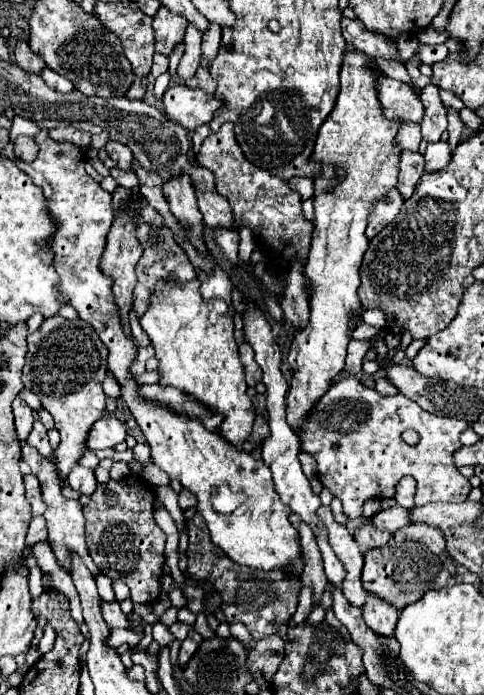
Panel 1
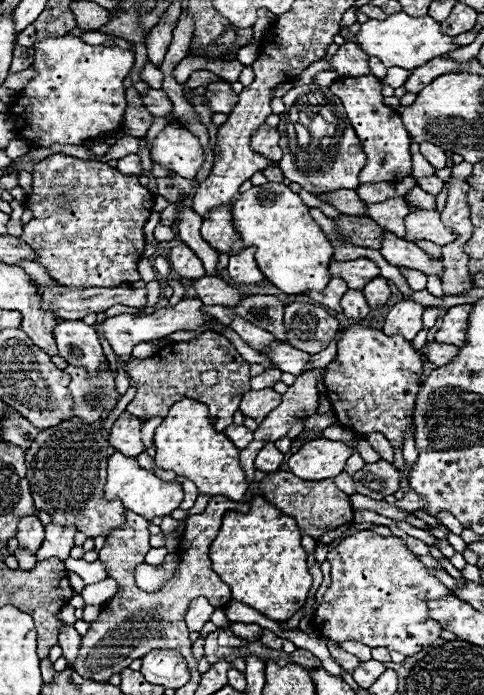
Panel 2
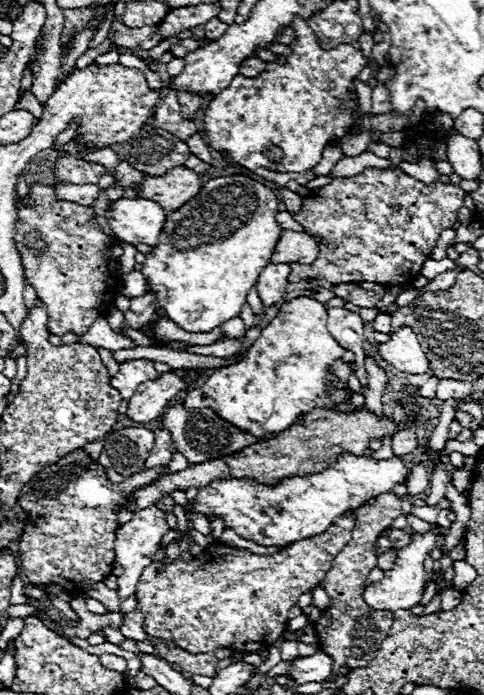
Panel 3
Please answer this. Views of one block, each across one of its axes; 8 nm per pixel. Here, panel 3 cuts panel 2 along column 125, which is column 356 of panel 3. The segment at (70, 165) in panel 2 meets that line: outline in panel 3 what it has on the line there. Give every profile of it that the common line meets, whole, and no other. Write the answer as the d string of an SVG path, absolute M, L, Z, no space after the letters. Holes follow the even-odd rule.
M364 168L350 178L334 178L330 184L310 190L302 200L302 210L292 218L304 226L310 236L316 238L320 256L312 264L292 262L288 282L304 282L306 278L326 278L330 284L342 282L376 282L386 288L398 284L412 284L422 270L422 264L430 258L440 234L454 226L458 210L464 206L464 190L454 184L424 184L402 170Z

